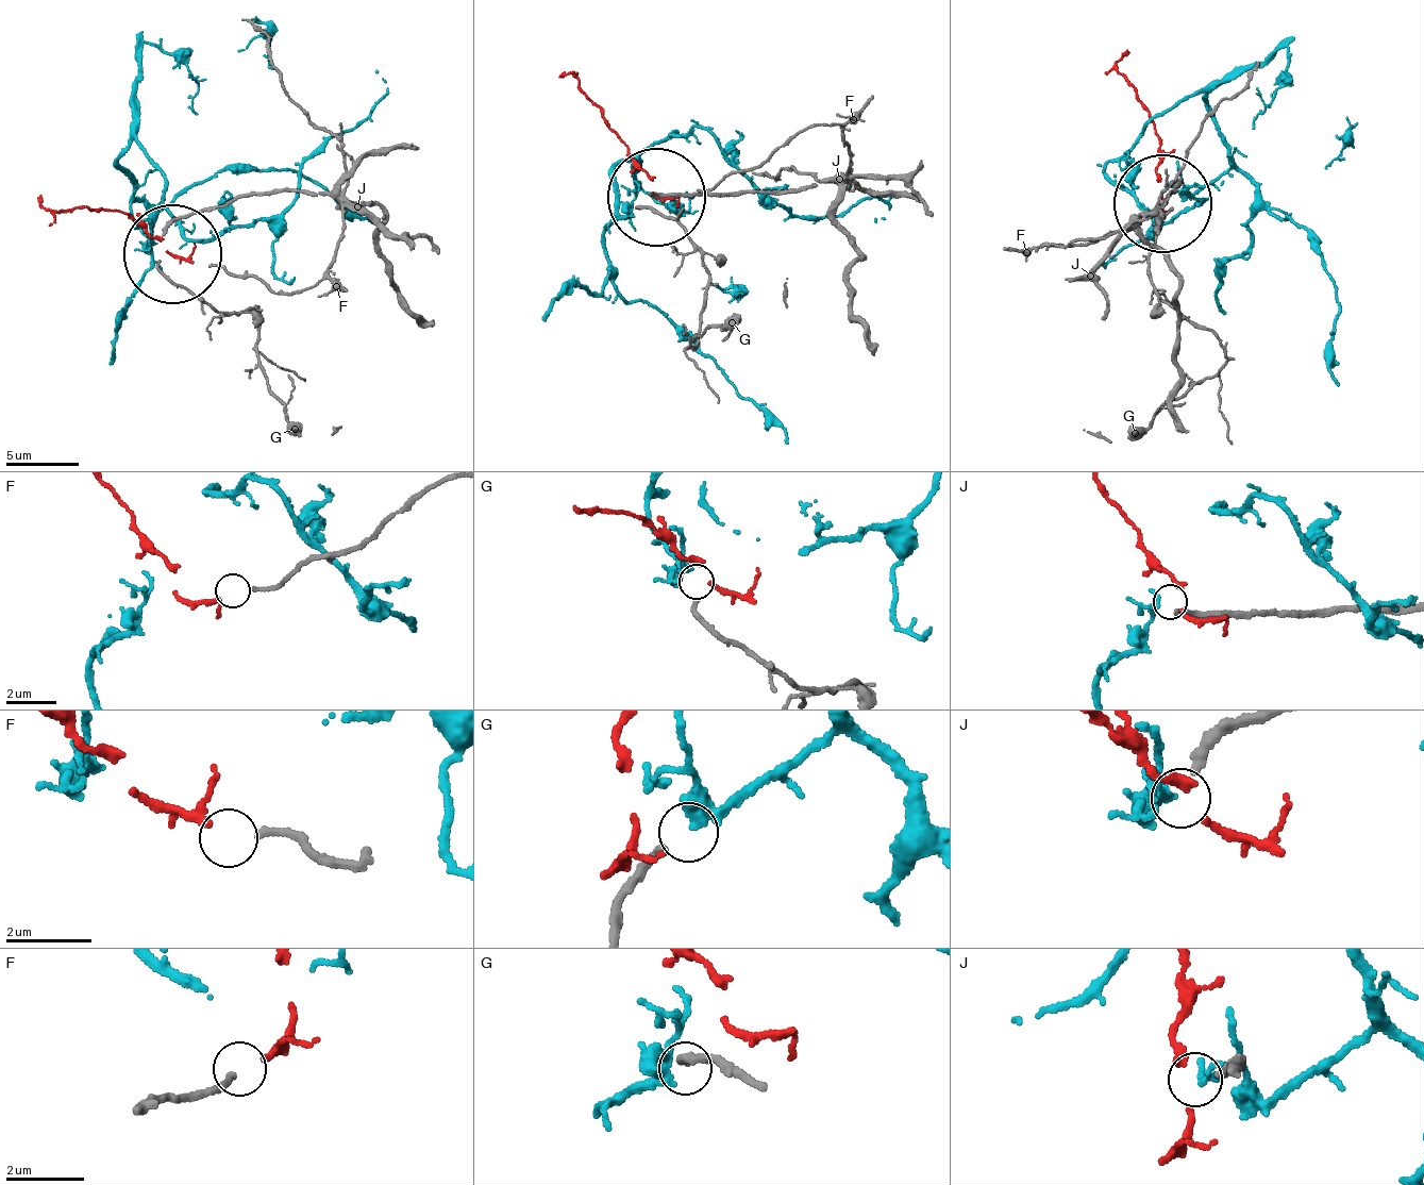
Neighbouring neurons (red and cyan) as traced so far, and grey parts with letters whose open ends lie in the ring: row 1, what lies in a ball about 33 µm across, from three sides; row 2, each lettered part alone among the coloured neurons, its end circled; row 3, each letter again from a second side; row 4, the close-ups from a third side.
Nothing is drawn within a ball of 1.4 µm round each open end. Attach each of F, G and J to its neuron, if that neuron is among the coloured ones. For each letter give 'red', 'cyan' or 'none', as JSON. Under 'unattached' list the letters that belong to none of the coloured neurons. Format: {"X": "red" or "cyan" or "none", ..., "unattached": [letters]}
{"F": "red", "G": "cyan", "J": "none", "unattached": ["J"]}

